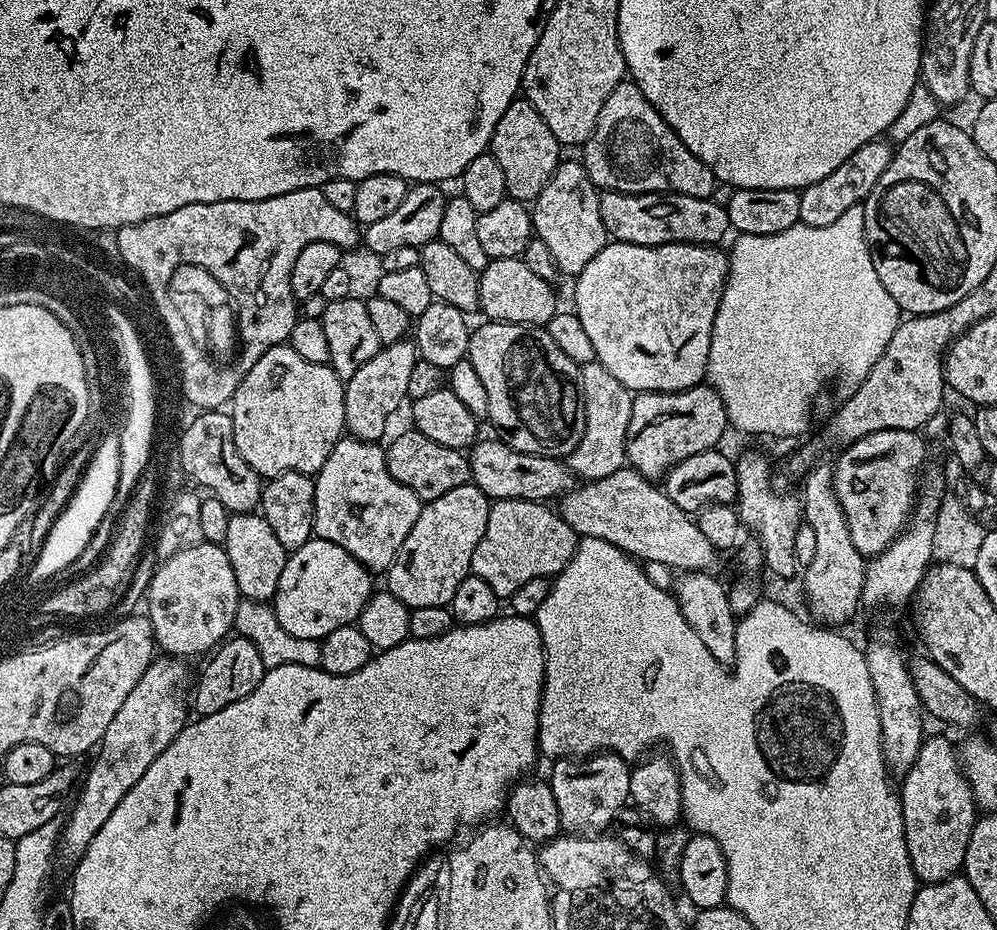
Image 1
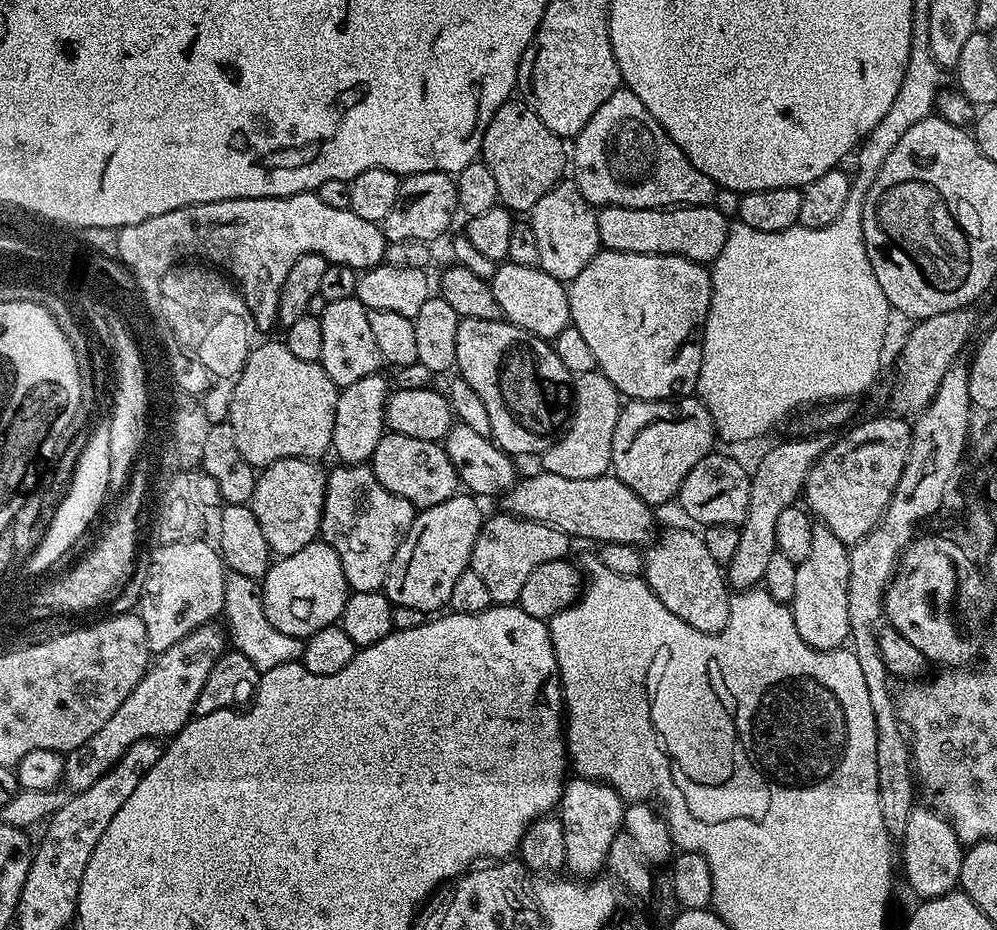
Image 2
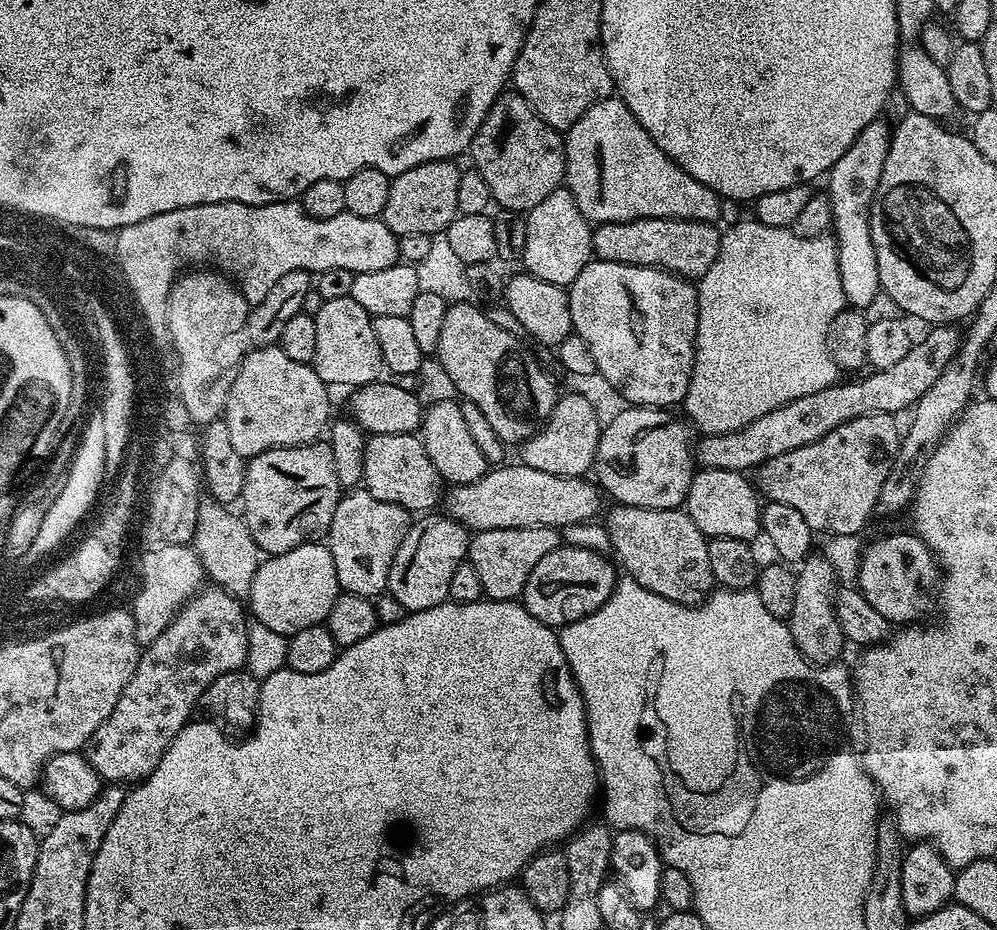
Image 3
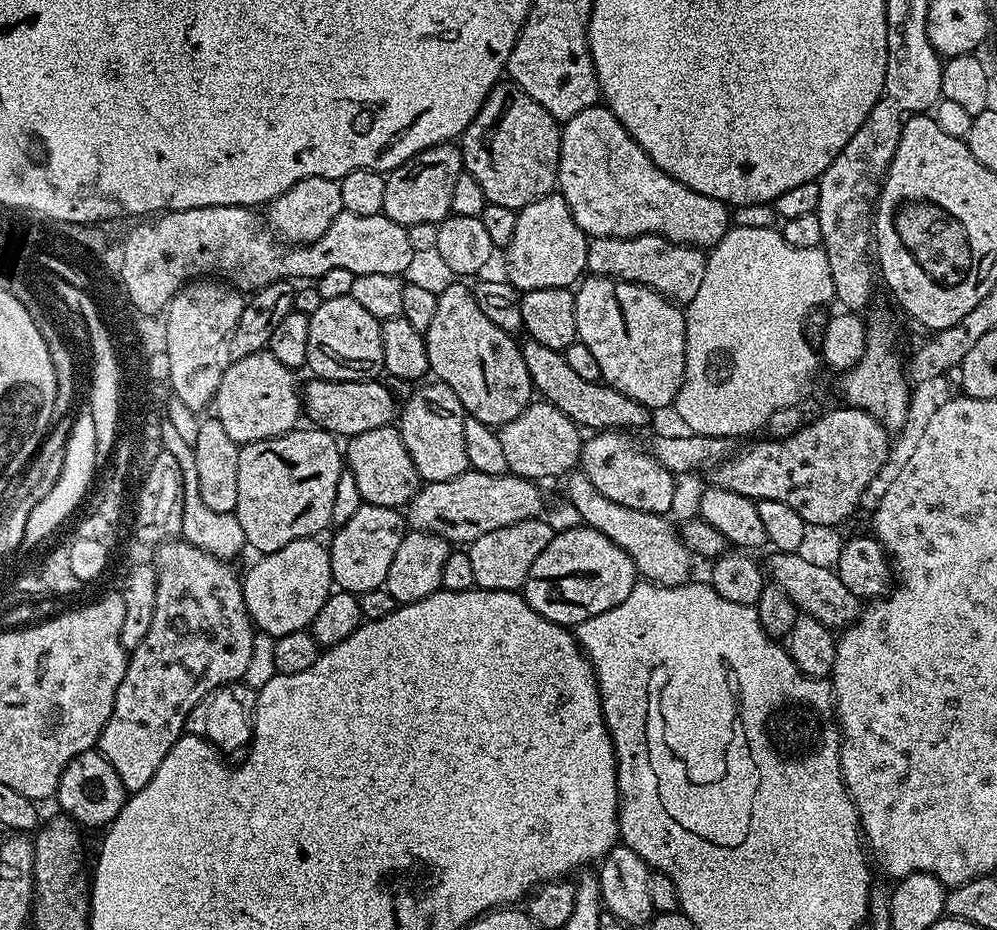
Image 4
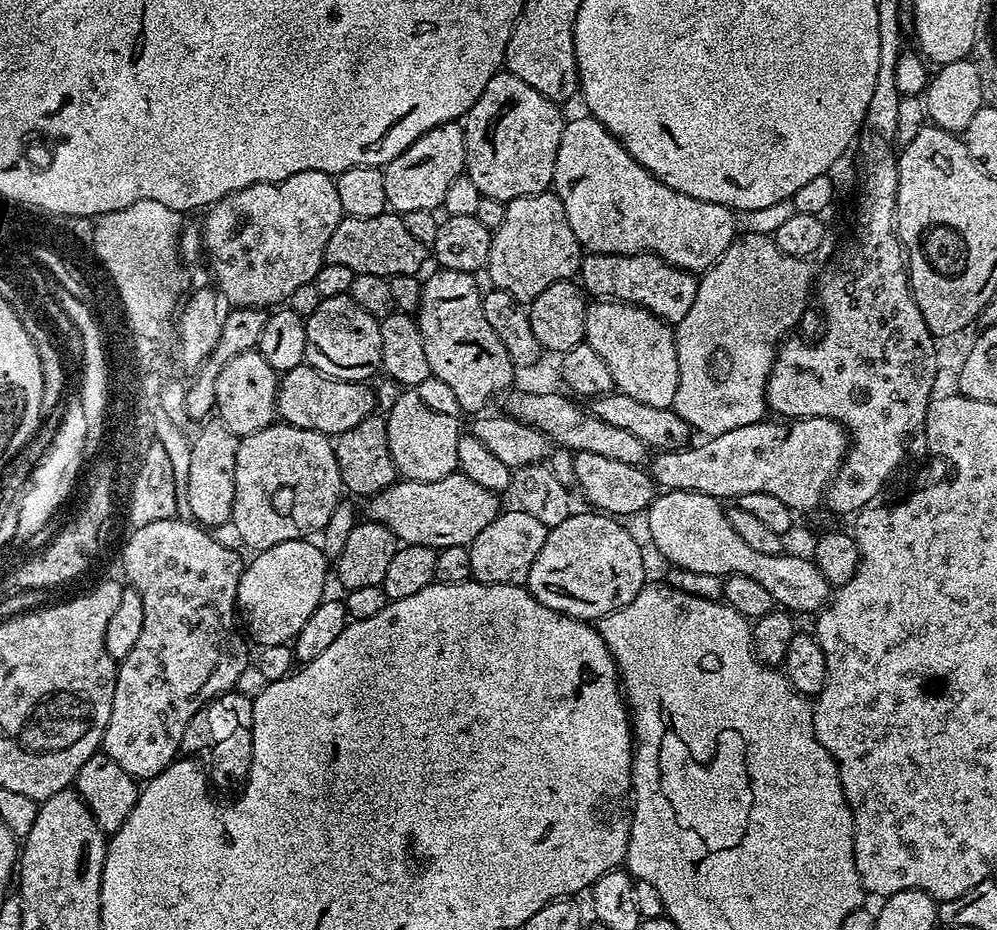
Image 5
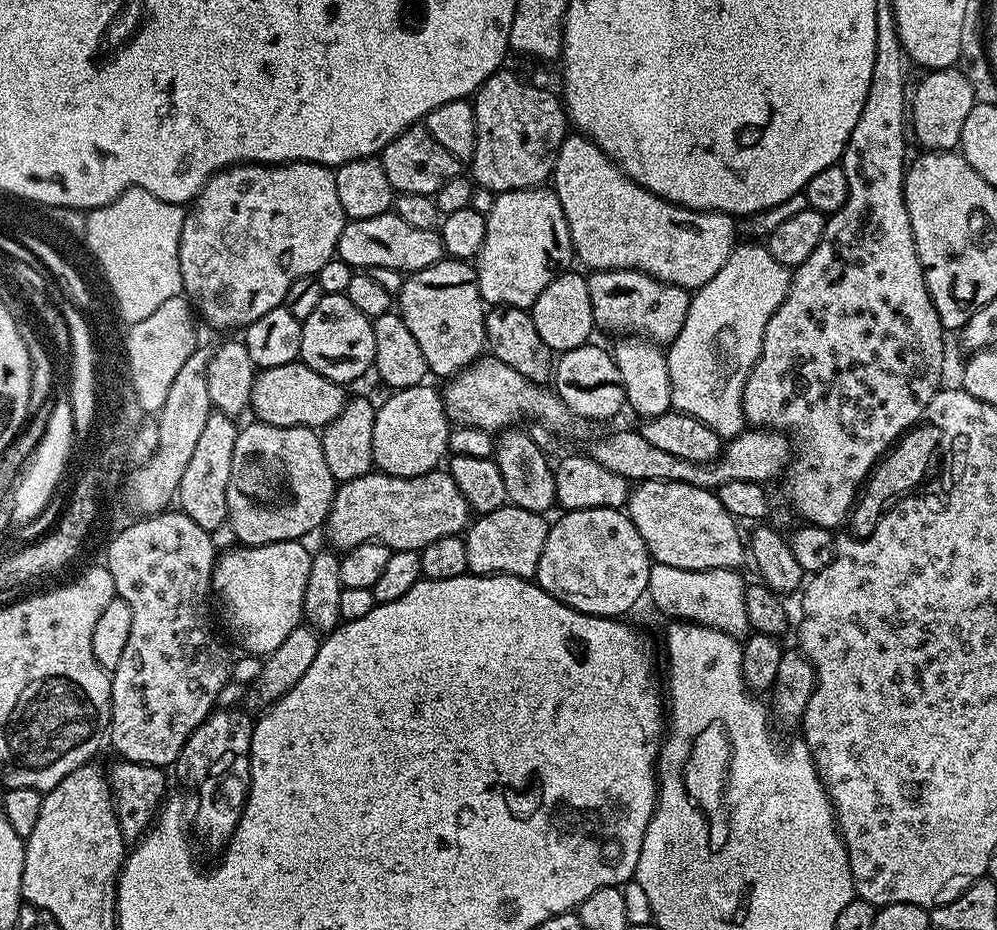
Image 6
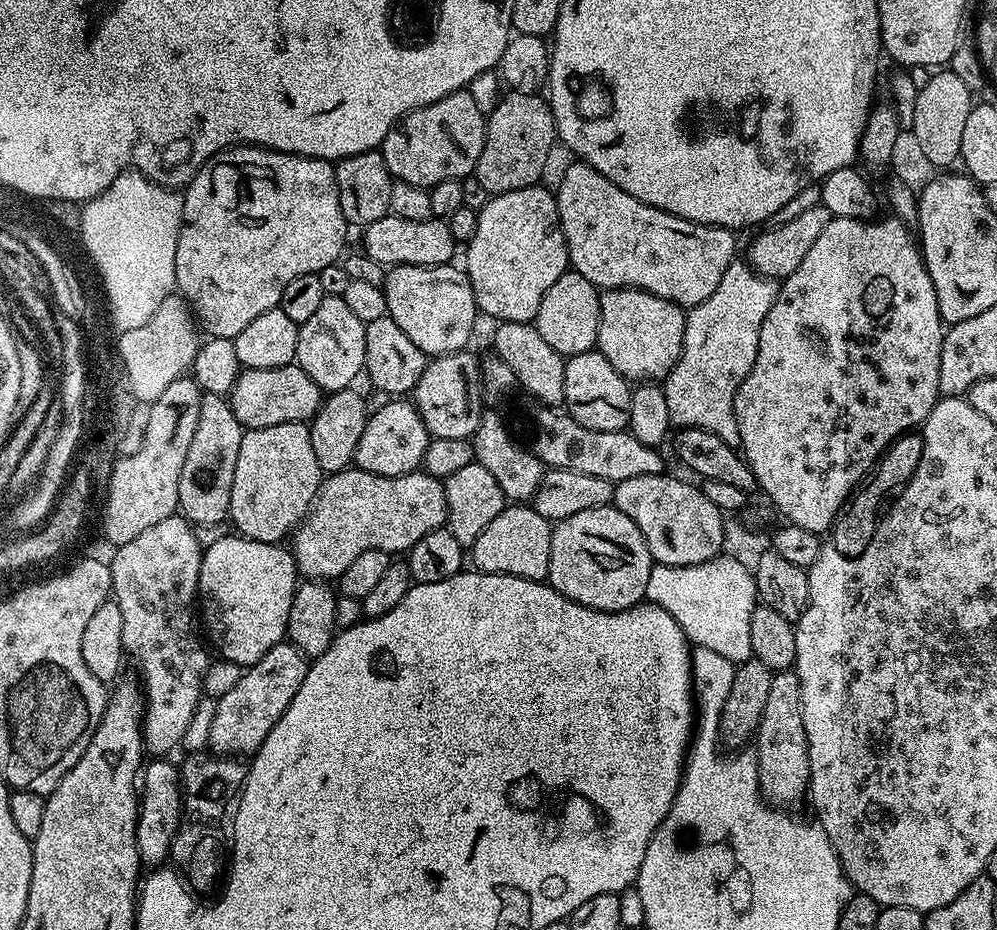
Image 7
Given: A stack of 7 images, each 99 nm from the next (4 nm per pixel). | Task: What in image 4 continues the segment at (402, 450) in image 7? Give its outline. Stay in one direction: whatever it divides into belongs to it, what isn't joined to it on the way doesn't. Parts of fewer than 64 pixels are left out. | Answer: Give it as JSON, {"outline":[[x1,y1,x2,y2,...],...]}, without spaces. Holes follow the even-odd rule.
{"outline":[[439,382,428,383,416,386,409,400,399,409,400,437,410,458,414,458,421,481,427,482,431,476,444,476,448,480,458,478,458,474,469,471,466,438,462,435,466,413,462,402,458,402,458,394,454,394,450,386]]}

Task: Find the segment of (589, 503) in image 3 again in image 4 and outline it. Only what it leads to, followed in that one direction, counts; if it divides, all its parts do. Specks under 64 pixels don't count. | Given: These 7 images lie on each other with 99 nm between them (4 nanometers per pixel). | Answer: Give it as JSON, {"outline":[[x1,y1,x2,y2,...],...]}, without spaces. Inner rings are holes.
{"outline":[[469,470,446,482,425,483,406,506,406,520,417,532,440,536,452,546,467,546,482,538,482,534,490,534,490,530,539,517,546,508,540,488,537,481,521,476]]}

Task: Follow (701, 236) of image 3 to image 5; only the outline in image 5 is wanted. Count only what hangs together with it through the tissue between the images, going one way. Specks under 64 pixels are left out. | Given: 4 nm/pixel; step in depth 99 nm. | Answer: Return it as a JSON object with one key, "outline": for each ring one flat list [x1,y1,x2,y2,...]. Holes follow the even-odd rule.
{"outline":[[593,252,581,259,578,280,589,297,637,304,639,308,648,309,658,319,673,326,680,324,682,318,686,318,690,306,694,306,694,298,700,285,693,273,675,268,653,252,629,256]]}

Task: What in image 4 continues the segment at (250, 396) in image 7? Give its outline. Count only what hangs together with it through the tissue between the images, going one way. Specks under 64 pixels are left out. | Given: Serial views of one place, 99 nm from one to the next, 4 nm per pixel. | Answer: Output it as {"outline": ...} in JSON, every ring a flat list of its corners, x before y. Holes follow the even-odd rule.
{"outline":[[319,378,309,379,309,384,306,383,302,388,302,412,305,417,308,416,313,425,317,428,321,428,322,430,326,430,327,432,331,432,333,436,337,438,351,438,357,436,358,434,362,434,365,430,374,430,378,426,382,426,383,424,392,424,393,421,397,419,398,416,398,403,394,397,391,396,390,391,386,390,386,386,379,379,373,378,370,380,322,380]]}

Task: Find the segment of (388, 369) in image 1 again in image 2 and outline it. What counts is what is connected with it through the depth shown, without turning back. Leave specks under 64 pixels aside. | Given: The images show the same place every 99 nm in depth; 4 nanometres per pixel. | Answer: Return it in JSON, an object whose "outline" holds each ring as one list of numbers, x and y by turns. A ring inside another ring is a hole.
{"outline":[[380,372,360,378,337,393,331,451,339,463,365,464,371,461,375,447,386,432,385,406,389,395,390,387]]}

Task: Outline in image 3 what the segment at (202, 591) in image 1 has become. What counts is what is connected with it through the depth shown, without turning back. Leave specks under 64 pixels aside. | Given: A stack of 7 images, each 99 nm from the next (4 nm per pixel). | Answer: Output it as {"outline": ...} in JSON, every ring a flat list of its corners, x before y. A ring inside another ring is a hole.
{"outline":[[158,544,149,547,147,551,140,560,140,589,130,605,136,641,142,646,152,644,154,638,158,638,158,634,162,634,162,630,170,626,180,607,200,591,206,580,206,573,198,554,187,544]]}

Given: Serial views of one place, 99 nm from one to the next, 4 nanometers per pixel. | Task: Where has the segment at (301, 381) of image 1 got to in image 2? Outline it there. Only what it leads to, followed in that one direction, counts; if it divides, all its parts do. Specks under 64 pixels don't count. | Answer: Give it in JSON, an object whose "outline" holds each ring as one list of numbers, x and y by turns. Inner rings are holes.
{"outline":[[279,339,269,344,257,343,248,353,248,360,240,375,232,384,232,397,226,423,234,430,234,442,238,442,238,454,246,458,252,467,263,470,282,458,316,460,331,449,331,434,334,429,335,402,338,386,326,374,318,362,302,362,302,358,290,354]]}

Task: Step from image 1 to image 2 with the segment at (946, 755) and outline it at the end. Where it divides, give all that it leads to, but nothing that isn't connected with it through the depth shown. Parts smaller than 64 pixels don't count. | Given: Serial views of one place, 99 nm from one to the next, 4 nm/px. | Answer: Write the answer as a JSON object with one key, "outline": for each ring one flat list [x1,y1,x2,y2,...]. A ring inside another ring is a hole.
{"outline":[[928,806,913,807,910,822,906,822,902,843,904,843,904,876,920,900,933,900,953,891,959,885,965,845,961,844,947,816]]}

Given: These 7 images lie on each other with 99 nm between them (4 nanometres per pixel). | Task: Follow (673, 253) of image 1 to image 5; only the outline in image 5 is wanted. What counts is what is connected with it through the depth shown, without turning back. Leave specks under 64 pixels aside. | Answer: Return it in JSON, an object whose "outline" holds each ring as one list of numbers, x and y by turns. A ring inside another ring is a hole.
{"outline":[[600,298,589,303,586,310,584,339,606,358,615,391,646,406,671,408,674,394,678,394,678,354,673,325,637,304]]}

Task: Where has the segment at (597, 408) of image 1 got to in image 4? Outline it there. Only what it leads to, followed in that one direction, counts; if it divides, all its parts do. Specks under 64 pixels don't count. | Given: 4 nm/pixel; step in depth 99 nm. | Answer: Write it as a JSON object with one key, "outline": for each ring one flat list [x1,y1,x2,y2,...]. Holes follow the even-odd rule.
{"outline":[[543,398,529,404,518,418,499,425,498,433,511,475,545,482,551,476,563,477,579,465,582,428]]}

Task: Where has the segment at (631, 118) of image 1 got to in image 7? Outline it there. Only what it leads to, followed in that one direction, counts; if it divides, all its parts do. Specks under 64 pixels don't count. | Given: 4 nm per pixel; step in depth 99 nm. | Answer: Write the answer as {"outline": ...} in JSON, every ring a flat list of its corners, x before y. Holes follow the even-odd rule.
{"outline":[[583,162,572,163,576,164,565,170,560,185,554,188,560,229,568,243,571,271,582,274,582,278,586,278,586,282,590,282,598,290,637,288,643,292,658,294,658,298,666,298,685,310,706,302,706,298,710,298,710,294,718,290,718,282,722,282,726,266,737,259,737,233,733,229,719,228,713,224,695,224,666,210,646,206,638,202,634,194,626,194,626,190,614,186,610,178,598,174,590,165]]}

